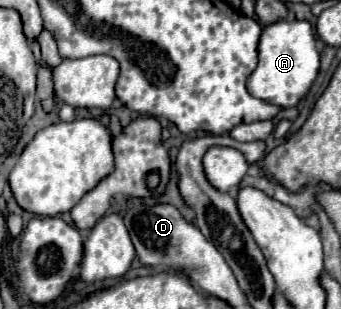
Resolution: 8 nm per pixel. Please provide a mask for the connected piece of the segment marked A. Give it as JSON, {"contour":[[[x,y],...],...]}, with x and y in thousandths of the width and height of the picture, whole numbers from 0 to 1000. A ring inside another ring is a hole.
{"contour":[[[894,61],[806,68],[783,81],[760,120],[760,204],[724,262],[724,288],[742,314],[789,327],[824,346],[859,346],[912,288],[935,236],[935,165],[918,87]]]}

